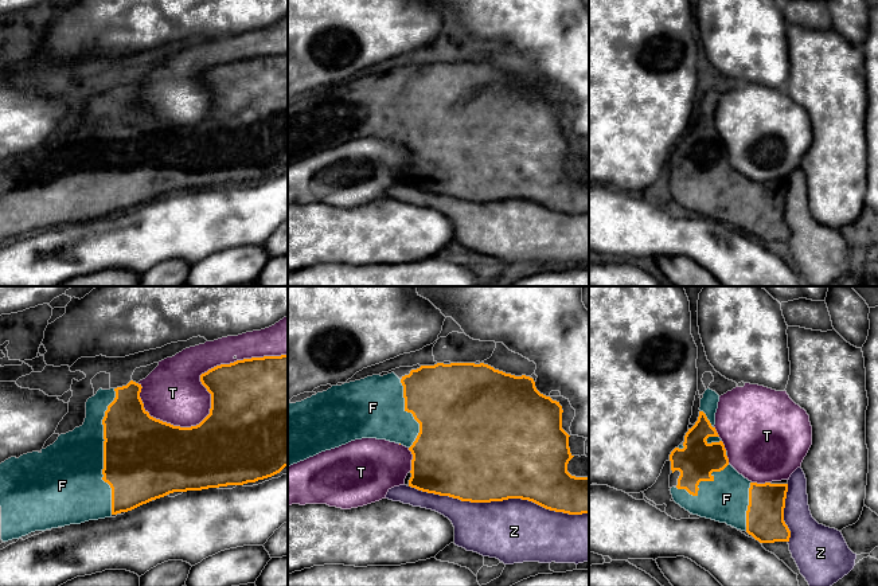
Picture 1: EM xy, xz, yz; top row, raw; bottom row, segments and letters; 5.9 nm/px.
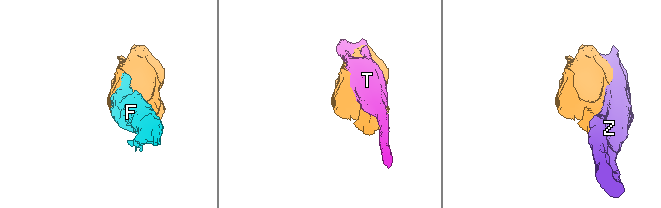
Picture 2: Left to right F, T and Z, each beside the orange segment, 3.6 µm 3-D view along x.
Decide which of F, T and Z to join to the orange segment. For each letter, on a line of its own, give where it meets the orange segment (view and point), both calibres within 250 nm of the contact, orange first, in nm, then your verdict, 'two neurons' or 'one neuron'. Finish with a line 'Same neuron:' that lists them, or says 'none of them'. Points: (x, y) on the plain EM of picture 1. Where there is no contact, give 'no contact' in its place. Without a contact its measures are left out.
F: xy (104, 151) | 500/400 nm | one neuron
T: xy (207, 89) | 440/360 nm | two neurons
Z: xz (499, 199) | 500/380 nm | two neurons
Same neuron: F

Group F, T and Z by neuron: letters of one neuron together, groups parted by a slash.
F / T / Z

